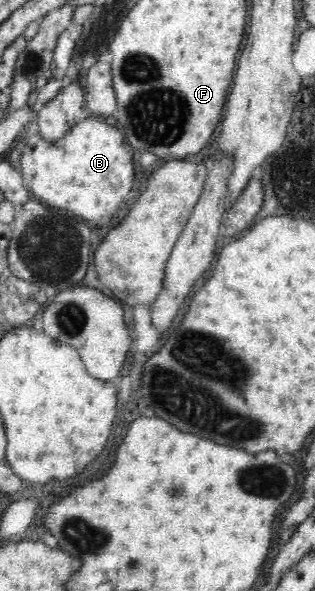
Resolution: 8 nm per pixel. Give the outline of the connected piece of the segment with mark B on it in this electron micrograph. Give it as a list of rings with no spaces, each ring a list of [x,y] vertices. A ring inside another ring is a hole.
[[[98,118],[80,119],[66,131],[65,135],[55,141],[42,137],[36,129],[31,131],[24,142],[19,171],[26,190],[33,193],[35,198],[50,207],[72,210],[74,214],[80,214],[88,220],[98,220],[104,214],[110,214],[112,210],[116,210],[134,180],[132,152],[124,142],[124,134],[118,128]]]

